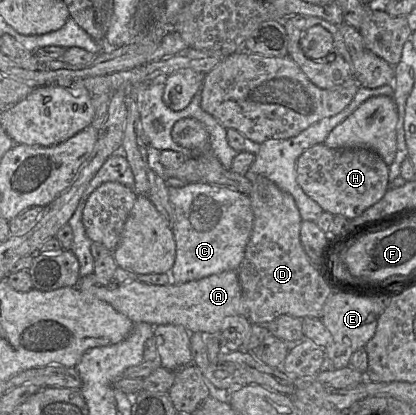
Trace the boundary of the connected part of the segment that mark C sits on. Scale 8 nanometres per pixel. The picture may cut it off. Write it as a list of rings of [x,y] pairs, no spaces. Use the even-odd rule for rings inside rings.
[[[205,182],[184,187],[167,187],[174,208],[172,231],[176,242],[176,258],[170,271],[171,284],[183,284],[204,277],[237,270],[244,258],[245,247],[254,215],[248,195],[224,186]]]

